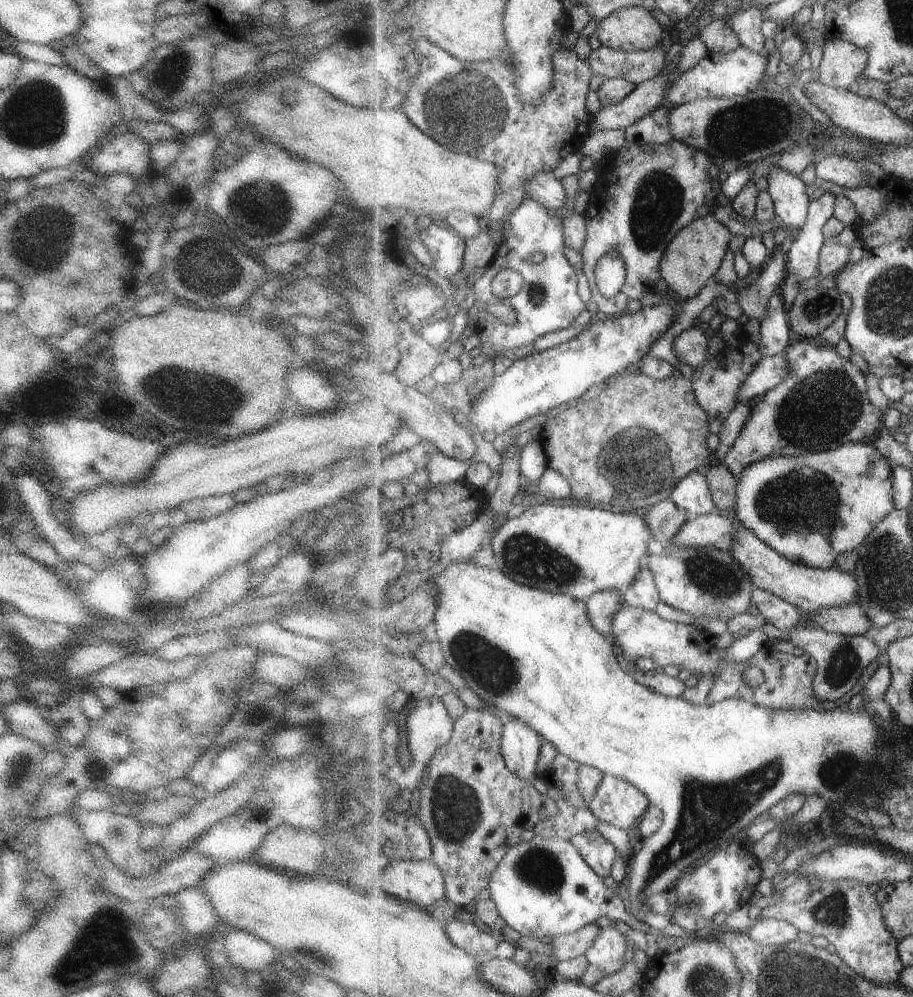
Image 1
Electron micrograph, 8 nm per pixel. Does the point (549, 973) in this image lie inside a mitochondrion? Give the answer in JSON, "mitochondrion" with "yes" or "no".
{"mitochondrion":"no"}

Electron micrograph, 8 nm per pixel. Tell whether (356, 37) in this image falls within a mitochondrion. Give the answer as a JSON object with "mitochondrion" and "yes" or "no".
{"mitochondrion":"no"}

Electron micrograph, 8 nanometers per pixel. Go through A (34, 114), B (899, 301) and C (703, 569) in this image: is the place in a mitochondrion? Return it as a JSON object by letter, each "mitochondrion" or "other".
{"A":"mitochondrion","B":"mitochondrion","C":"mitochondrion"}

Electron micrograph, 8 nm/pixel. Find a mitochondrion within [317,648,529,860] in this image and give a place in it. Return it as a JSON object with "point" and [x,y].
{"point":[455,810]}

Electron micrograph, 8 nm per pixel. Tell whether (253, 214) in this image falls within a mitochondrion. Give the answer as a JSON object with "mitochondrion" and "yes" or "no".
{"mitochondrion":"yes"}

